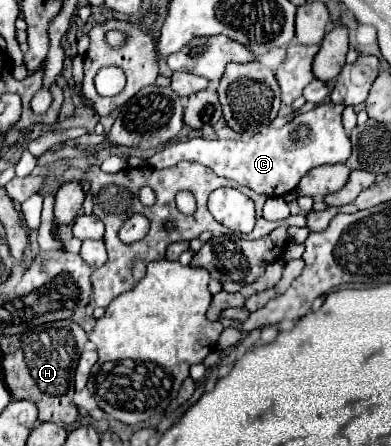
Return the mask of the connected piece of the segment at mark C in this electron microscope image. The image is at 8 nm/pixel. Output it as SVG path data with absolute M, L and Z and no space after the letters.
M323 102L313 110L295 116L283 128L269 128L263 134L255 134L251 140L205 140L191 138L185 142L175 142L163 150L157 150L149 158L149 166L155 170L171 168L177 162L191 160L207 168L213 168L217 176L231 178L239 186L247 186L257 194L283 196L297 188L299 180L315 166L323 164L343 164L351 156L351 140L341 124L343 106Z

